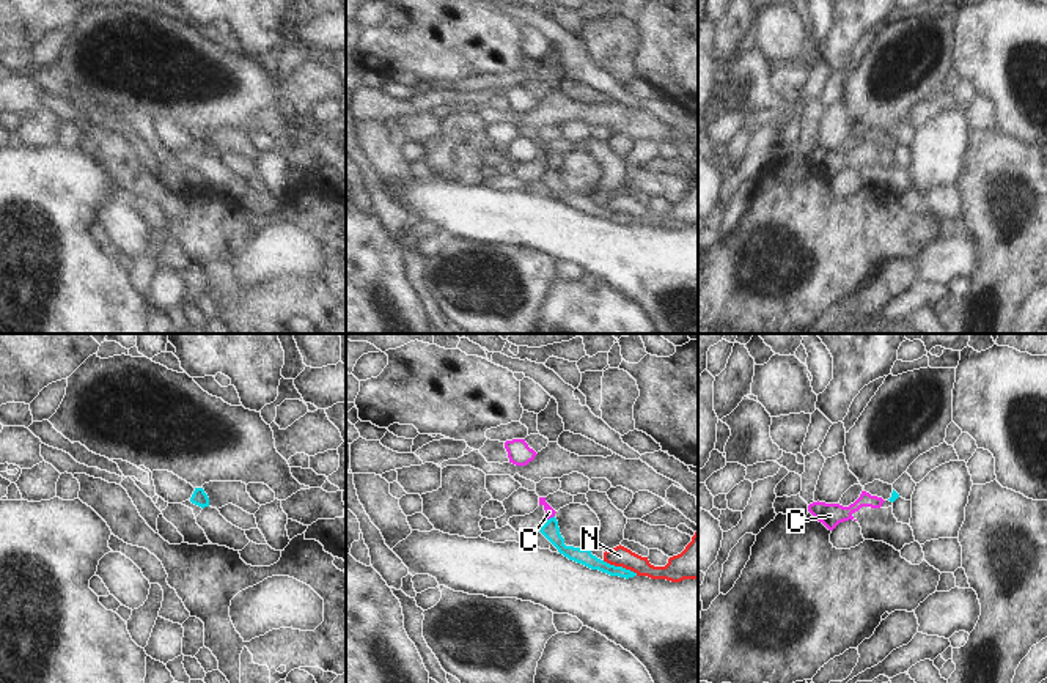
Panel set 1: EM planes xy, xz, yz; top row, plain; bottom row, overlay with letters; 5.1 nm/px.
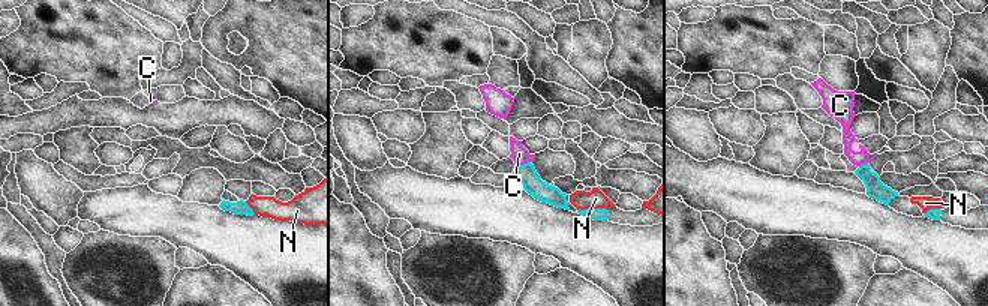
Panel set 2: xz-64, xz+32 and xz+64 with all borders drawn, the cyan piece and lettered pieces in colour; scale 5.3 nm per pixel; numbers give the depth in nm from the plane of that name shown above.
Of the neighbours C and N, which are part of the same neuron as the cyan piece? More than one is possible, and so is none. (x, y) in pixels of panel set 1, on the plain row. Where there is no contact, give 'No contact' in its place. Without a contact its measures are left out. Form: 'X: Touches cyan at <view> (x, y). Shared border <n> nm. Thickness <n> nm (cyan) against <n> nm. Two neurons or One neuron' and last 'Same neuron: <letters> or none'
C: Touches cyan at xz (551, 166). Shared border 50 nm. Thickness 90 nm (cyan) against 50 nm. One neuron
N: Touches cyan at xz (620, 214). Shared border 200 nm. Thickness 80 nm (cyan) against 110 nm. Two neurons
Same neuron: C.

